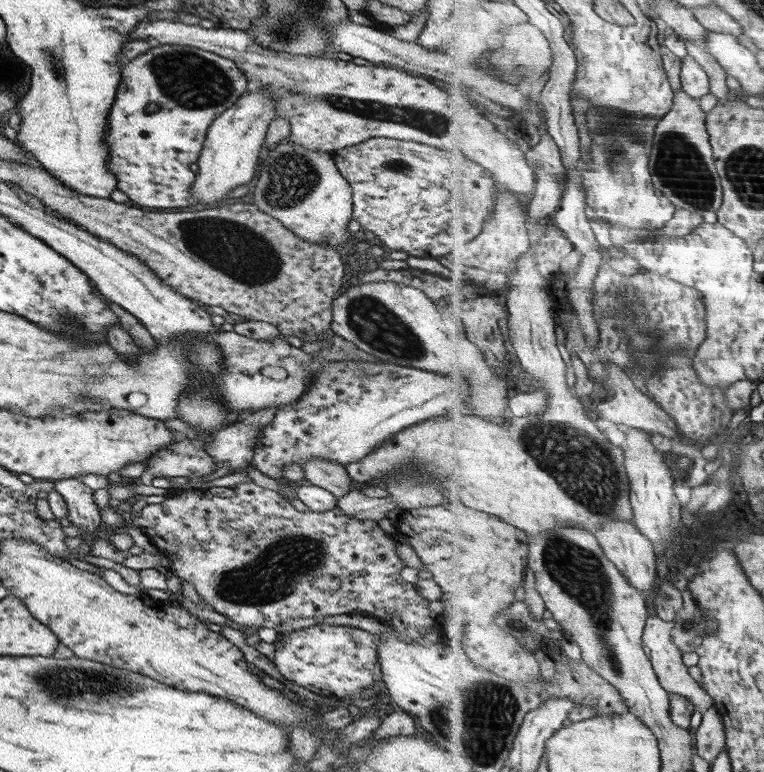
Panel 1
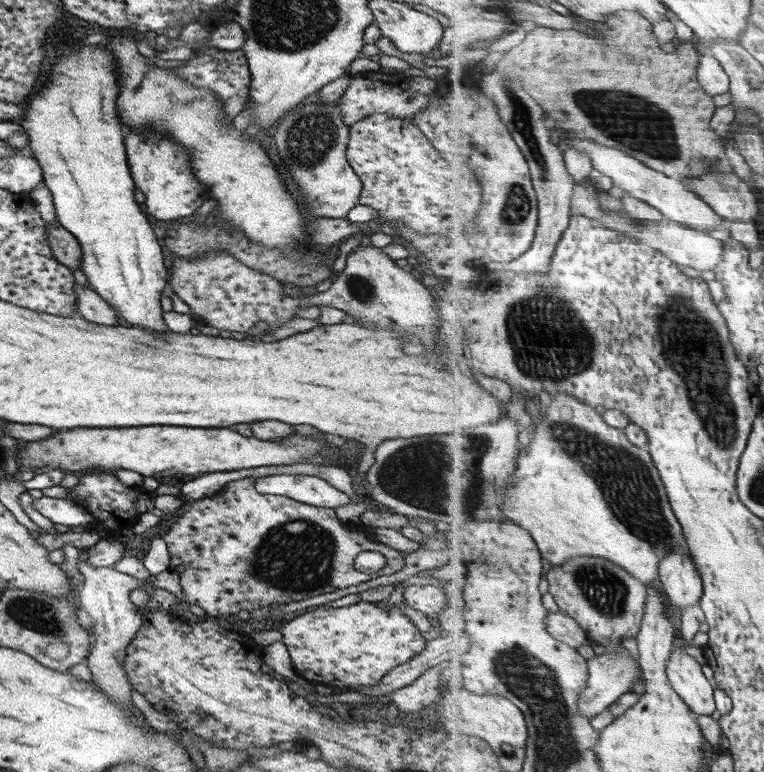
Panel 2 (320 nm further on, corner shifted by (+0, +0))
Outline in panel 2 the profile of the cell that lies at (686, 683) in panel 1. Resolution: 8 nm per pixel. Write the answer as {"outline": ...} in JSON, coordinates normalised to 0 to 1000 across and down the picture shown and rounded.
{"outline":[[[880,839],[873,873],[882,892],[904,916],[907,924],[931,927],[938,920],[933,896],[936,891],[920,873],[920,860],[904,850],[895,839]]]}

